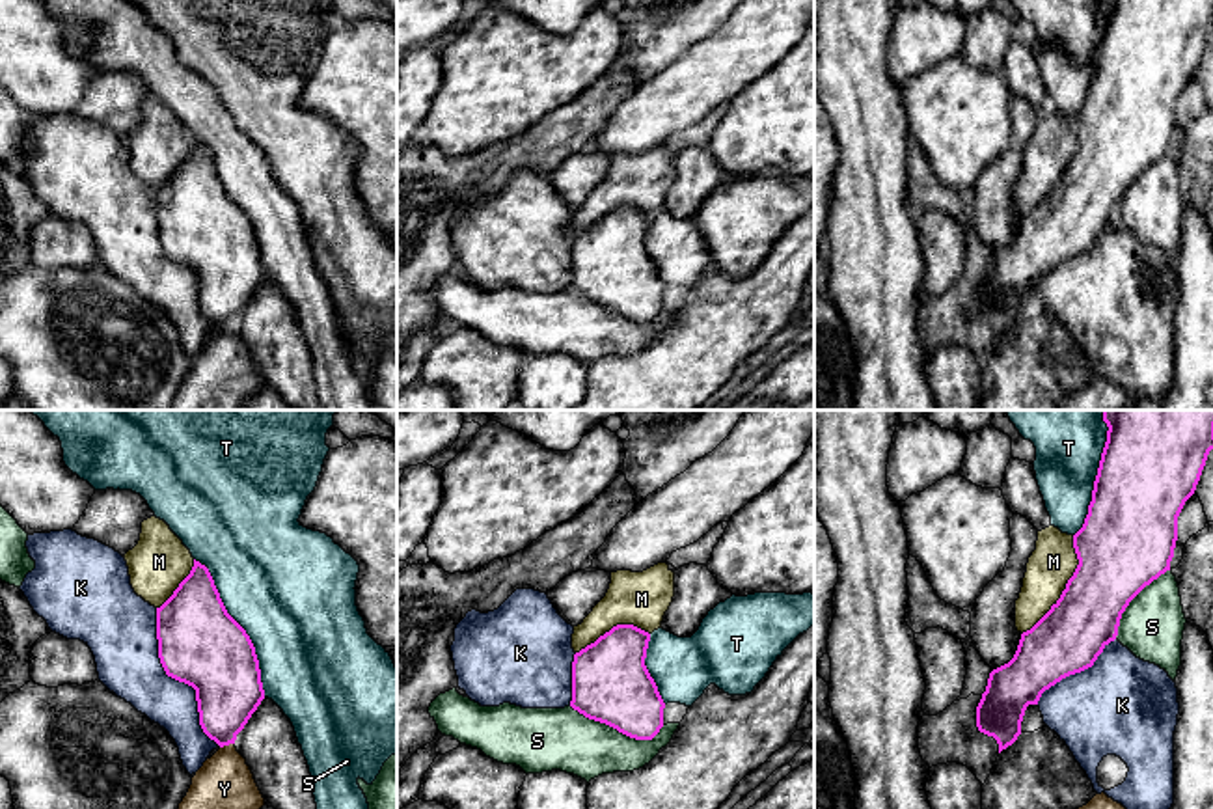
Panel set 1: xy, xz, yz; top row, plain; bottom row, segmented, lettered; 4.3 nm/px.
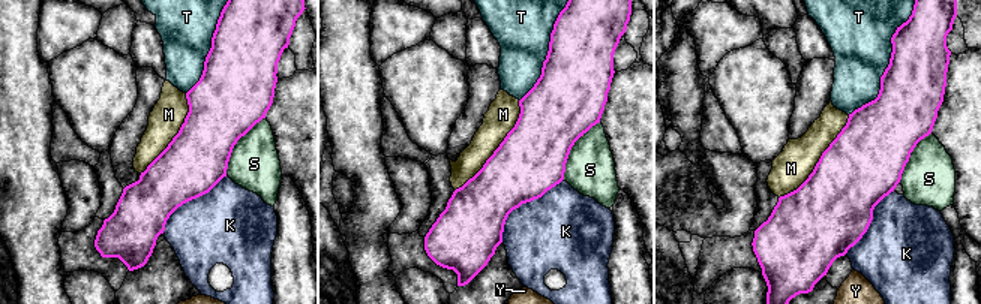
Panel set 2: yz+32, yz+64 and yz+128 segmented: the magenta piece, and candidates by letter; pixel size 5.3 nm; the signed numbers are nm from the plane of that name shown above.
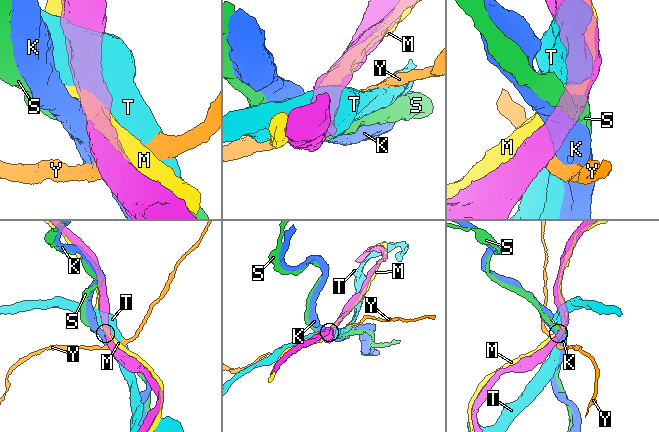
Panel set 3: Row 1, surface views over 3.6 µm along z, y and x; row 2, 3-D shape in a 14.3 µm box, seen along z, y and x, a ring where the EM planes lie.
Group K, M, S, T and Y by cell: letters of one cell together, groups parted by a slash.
K S / M / T / Y

